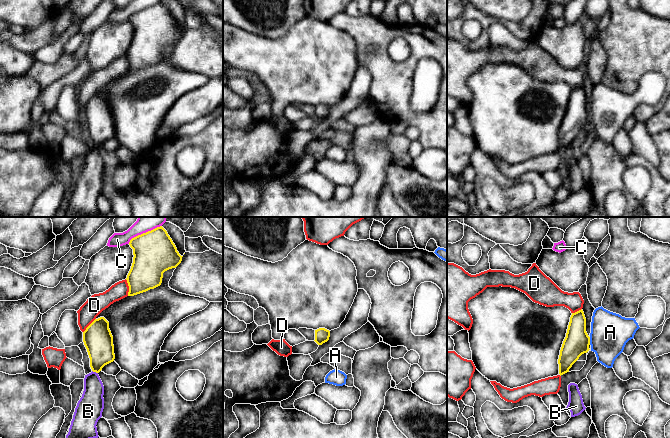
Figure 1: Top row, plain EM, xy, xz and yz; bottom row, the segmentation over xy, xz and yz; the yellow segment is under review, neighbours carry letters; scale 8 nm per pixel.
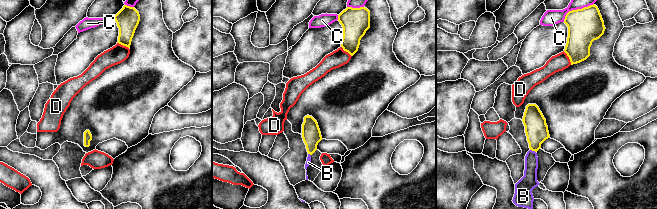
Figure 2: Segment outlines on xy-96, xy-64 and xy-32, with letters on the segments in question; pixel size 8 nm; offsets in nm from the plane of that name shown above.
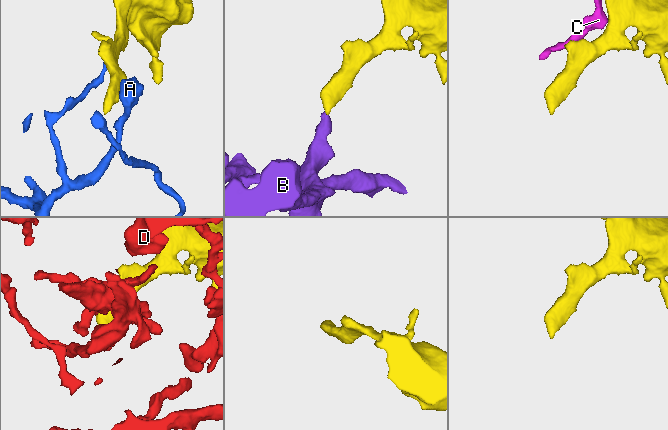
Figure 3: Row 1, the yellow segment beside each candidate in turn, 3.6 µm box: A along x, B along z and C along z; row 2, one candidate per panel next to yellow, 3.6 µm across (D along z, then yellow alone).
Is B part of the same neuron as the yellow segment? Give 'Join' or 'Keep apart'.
Join

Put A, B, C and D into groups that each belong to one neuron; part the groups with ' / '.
A / B / C / D

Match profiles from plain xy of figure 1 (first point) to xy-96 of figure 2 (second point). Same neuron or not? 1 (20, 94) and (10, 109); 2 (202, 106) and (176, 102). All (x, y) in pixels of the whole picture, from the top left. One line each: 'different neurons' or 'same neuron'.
1: same neuron
2: same neuron

